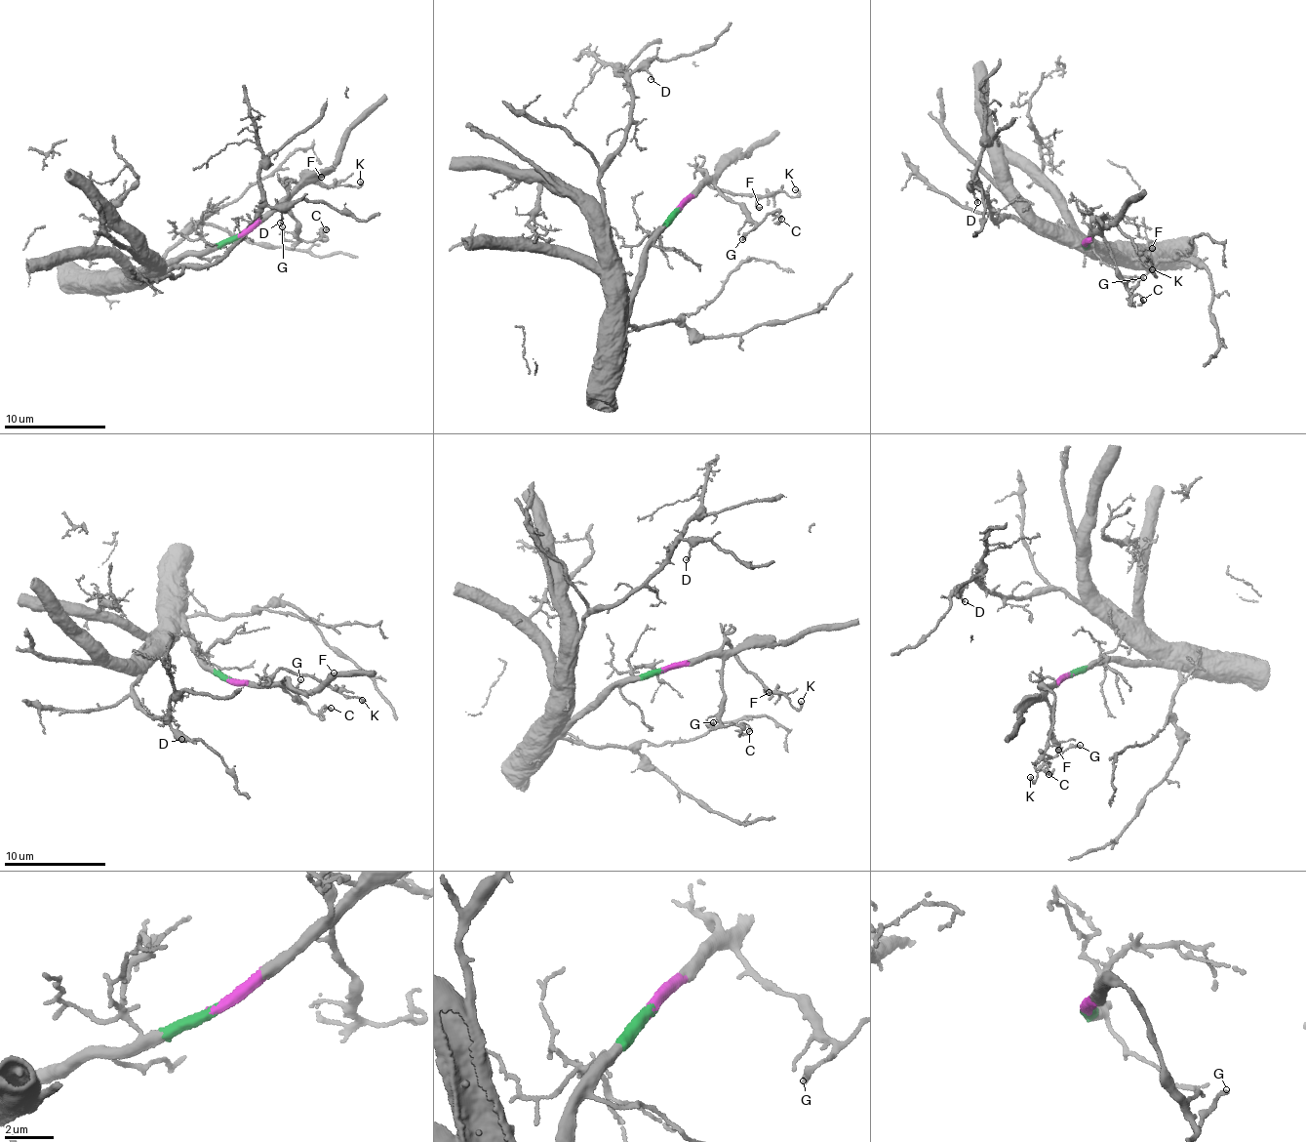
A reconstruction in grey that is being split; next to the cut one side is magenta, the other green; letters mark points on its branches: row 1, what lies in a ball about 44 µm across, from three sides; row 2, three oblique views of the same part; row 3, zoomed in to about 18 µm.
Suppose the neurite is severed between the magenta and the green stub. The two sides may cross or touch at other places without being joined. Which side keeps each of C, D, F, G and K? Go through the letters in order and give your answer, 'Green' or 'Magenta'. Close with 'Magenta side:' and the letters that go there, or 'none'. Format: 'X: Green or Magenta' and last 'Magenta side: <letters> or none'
C: Magenta
D: Green
F: Magenta
G: Magenta
K: Magenta
Magenta side: C, F, G, K

